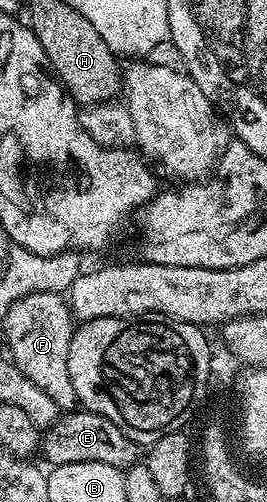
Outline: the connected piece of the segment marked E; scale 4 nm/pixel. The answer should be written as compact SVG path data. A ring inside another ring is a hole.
M70 411L59 416L58 422L51 429L45 430L40 437L40 453L50 460L51 466L68 463L108 463L120 470L127 470L139 464L140 446L132 440L125 429L116 427L104 415L85 411Z

